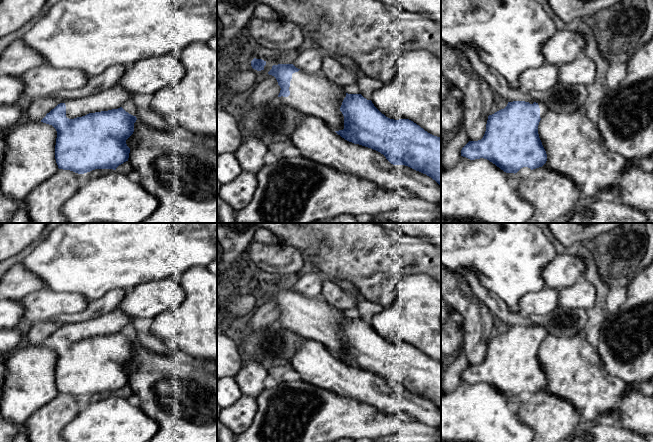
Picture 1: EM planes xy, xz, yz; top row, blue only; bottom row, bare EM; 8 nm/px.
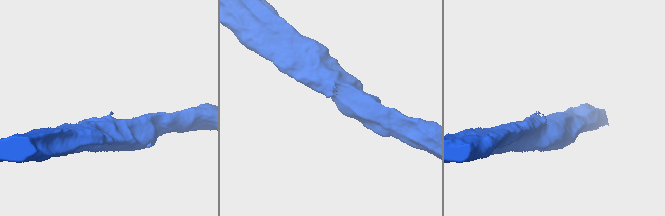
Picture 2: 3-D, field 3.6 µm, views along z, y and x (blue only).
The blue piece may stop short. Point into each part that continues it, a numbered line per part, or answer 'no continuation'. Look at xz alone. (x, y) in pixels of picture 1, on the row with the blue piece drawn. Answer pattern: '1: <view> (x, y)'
1: xz (312, 94)

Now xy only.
1: xy (113, 98)

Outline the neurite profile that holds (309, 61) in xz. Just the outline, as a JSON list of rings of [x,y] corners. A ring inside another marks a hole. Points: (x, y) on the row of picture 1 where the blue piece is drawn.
[[[319,46],[301,52],[292,64],[308,74],[320,74],[321,62],[327,52]]]

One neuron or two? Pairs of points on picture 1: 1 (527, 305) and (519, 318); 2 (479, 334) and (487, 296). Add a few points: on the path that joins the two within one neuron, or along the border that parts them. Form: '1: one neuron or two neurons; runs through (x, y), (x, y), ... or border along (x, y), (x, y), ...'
1: two neurons; border along (521, 312), (529, 317)
2: two neurons; border along (470, 286), (473, 293), (494, 316)

